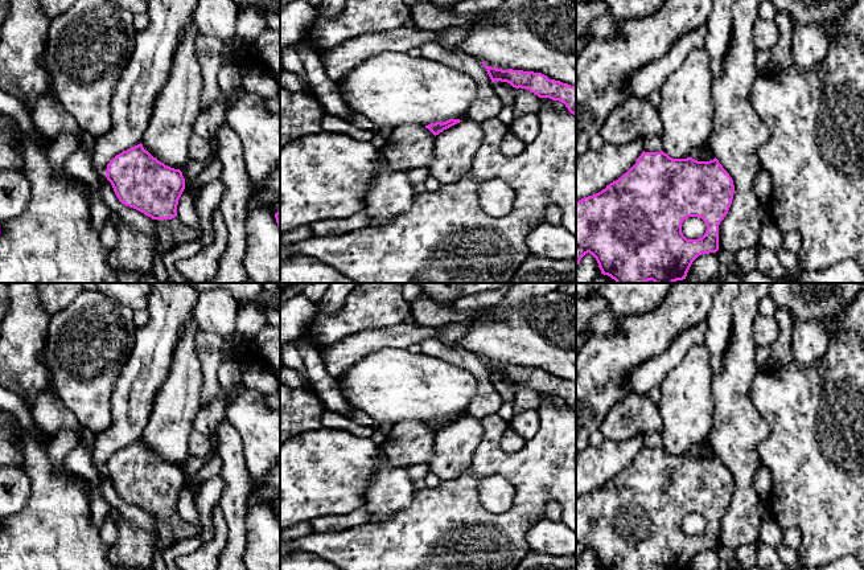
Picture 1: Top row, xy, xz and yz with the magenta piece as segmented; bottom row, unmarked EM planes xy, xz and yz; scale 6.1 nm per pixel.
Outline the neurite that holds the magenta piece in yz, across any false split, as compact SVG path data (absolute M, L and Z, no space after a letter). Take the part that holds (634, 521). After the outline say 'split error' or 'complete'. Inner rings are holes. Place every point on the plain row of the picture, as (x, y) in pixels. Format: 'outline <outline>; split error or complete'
outline M643 447L618 476L576 499L576 563L589 549L601 570L687 570L699 551L719 546L719 521L731 504L733 489L733 476L716 454L698 458L672 455L663 447ZM688 513L705 518L702 534L683 532L682 520Z; complete

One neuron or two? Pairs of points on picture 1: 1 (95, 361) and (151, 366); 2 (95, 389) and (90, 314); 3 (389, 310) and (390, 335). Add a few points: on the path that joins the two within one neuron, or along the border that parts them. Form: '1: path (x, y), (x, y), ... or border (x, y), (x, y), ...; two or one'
1: border (135, 335), (132, 349), (111, 393); two
2: path (90, 370), (90, 332); one
3: border (402, 322), (394, 325), (366, 328), (360, 332); two

